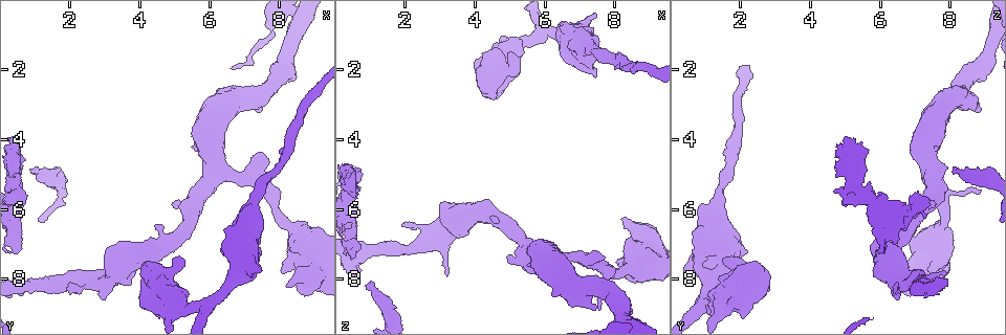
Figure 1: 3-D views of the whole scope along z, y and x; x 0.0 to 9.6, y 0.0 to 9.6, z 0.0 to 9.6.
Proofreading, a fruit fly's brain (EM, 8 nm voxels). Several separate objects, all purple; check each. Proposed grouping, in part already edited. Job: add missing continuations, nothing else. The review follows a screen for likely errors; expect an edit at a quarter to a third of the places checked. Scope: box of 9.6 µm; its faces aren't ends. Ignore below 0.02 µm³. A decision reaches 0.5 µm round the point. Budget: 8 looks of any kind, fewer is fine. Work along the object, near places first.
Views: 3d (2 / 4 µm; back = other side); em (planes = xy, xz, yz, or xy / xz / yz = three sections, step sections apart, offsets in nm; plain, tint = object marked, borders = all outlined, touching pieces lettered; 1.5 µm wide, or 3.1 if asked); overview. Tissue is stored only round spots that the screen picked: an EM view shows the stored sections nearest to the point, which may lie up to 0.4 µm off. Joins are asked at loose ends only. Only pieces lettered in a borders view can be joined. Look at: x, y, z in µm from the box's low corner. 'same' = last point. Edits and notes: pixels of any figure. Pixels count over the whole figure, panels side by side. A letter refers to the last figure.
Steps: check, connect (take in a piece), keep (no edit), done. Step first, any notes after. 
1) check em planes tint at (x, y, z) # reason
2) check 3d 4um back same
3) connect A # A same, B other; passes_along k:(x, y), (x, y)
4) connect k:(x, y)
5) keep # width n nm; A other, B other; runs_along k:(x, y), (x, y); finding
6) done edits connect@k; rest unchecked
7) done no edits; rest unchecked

check em yz step 4 borders at (0.75, 5.95, 4.90) # free end

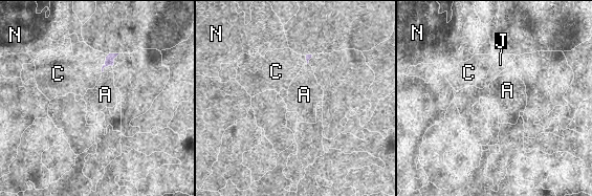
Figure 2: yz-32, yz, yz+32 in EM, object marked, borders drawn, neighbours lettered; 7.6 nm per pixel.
keep # A other, C other, J other, N other; border 2:(111, 65), (106, 66), (102, 72); none of them fits

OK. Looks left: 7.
check 3d 2um at (0.95, 4.80, 8.20) # thick end

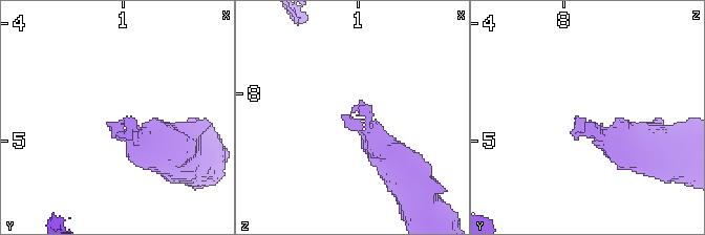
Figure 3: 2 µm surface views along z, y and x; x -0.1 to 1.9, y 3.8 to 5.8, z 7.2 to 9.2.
check em yz step 8 borders at (0.88, 4.82, 8.18) # shape alone is not enough

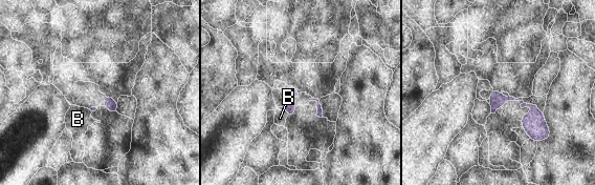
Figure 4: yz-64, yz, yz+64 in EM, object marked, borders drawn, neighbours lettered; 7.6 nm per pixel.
keep # B other; border 4:(285, 109), (289, 114); none of them fits

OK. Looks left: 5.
check 3d 4um at (6.50, 6.65, 0.65) # stops while still wide

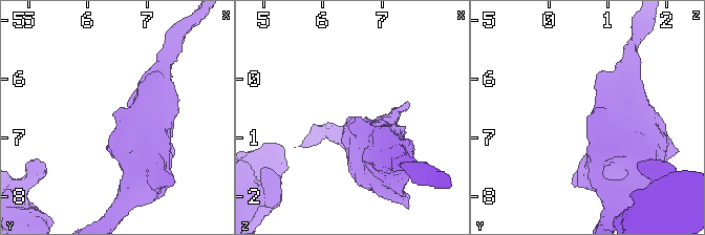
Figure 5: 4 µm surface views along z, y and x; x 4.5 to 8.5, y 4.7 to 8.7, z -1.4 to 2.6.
check em planes borders at (6.60, 6.70, 0.60) # need the tissue

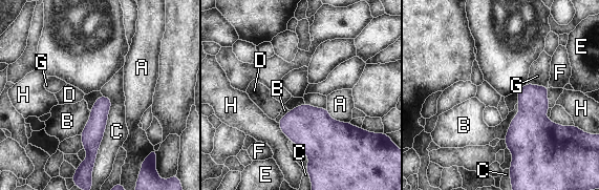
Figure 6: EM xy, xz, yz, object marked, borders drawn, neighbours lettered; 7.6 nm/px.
keep # longest_contact C 650 nm; A other, B other, C other, D other, E other, F other, G other, H other; none of them fits

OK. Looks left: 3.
done no edits; rest unchecked

